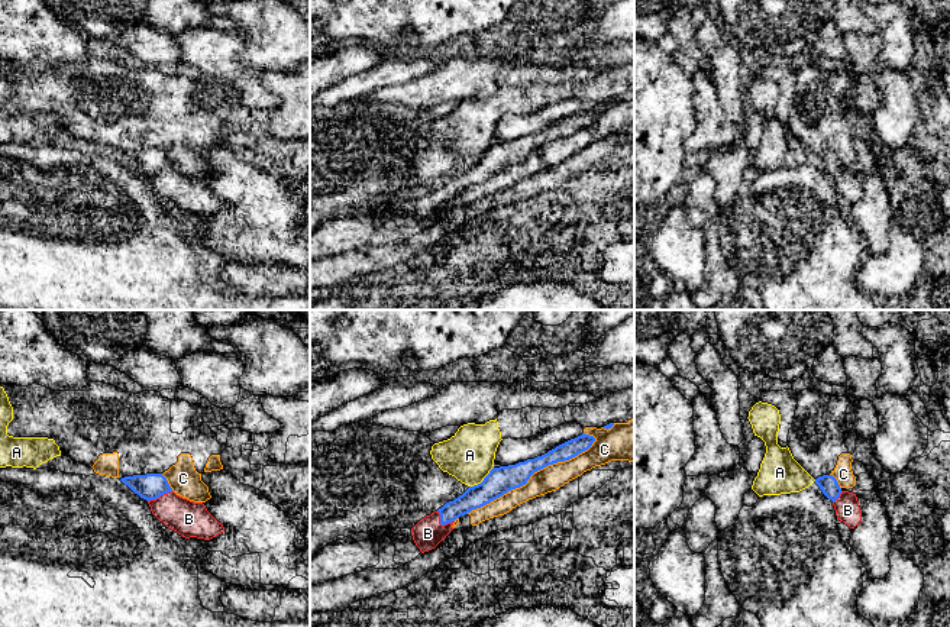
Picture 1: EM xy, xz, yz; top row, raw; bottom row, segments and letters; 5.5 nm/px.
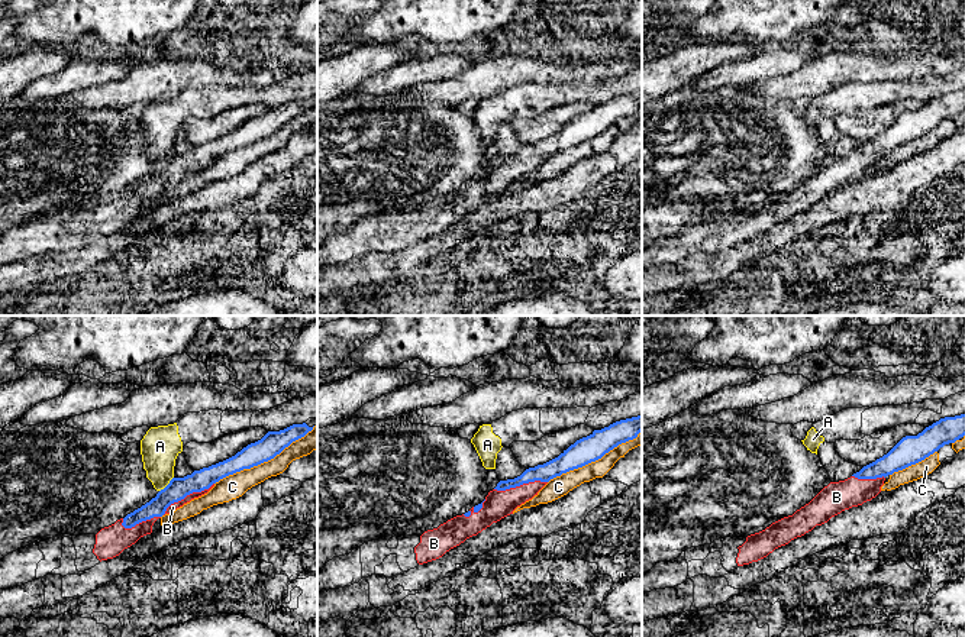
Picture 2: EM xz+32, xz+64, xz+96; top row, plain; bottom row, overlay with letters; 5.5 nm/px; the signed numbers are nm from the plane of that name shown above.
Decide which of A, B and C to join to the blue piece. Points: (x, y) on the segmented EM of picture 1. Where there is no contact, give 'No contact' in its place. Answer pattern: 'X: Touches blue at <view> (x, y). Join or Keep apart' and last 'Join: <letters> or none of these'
A: Touches blue at xz (484, 480). Keep apart
B: Touches blue at xz (440, 523). Join
C: Touches blue at xz (532, 474). Keep apart
Join: B

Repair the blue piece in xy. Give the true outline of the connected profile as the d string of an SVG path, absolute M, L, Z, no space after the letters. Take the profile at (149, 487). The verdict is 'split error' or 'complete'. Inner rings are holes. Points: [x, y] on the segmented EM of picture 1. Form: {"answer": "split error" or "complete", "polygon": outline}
{"answer": "split error", "polygon": "M162 474L125 476L120 481L148 501L159 521L185 539L210 540L224 531L223 524L207 511L203 502L177 495Z"}

